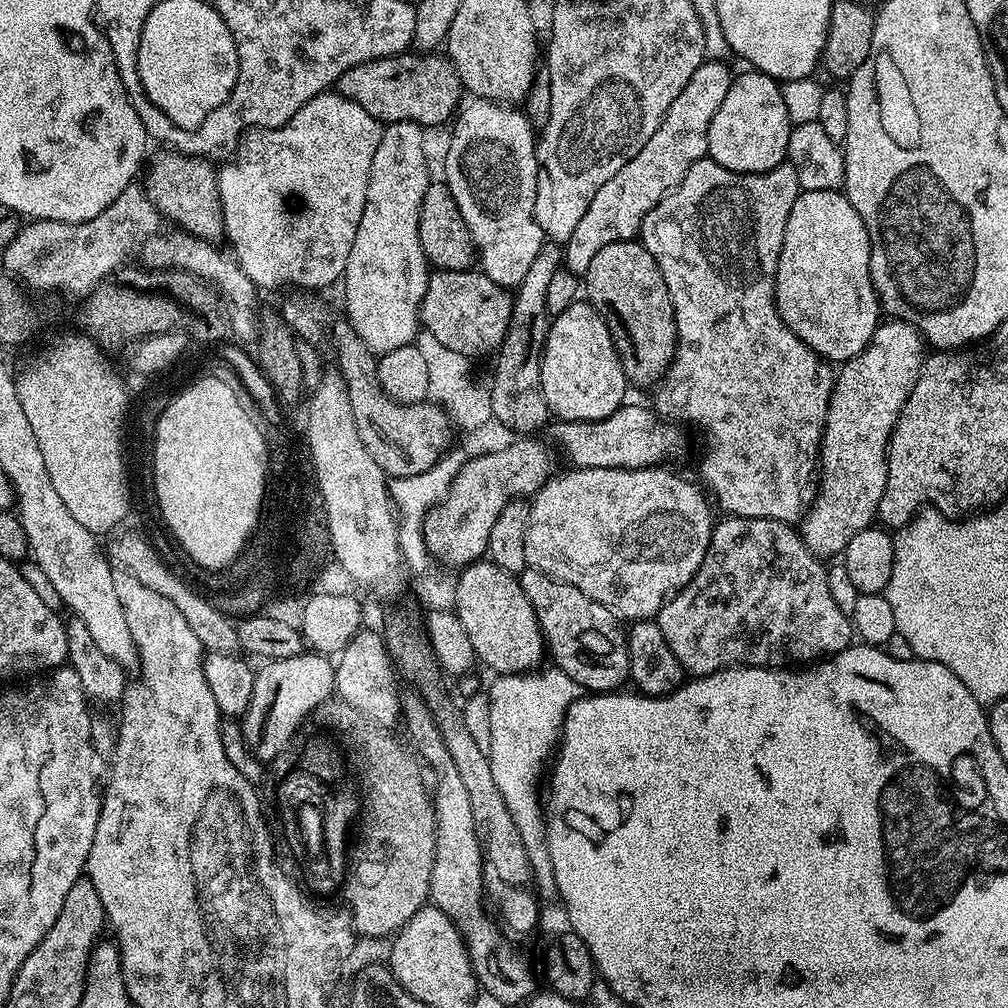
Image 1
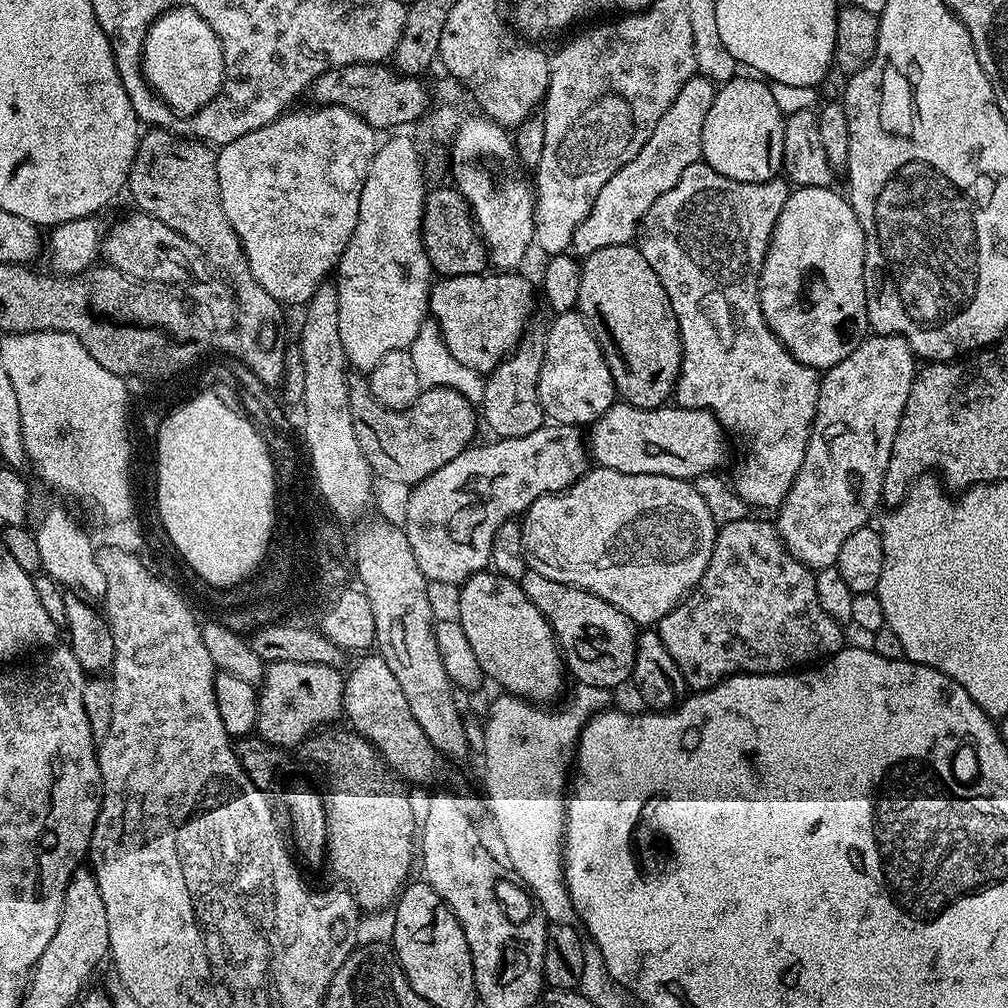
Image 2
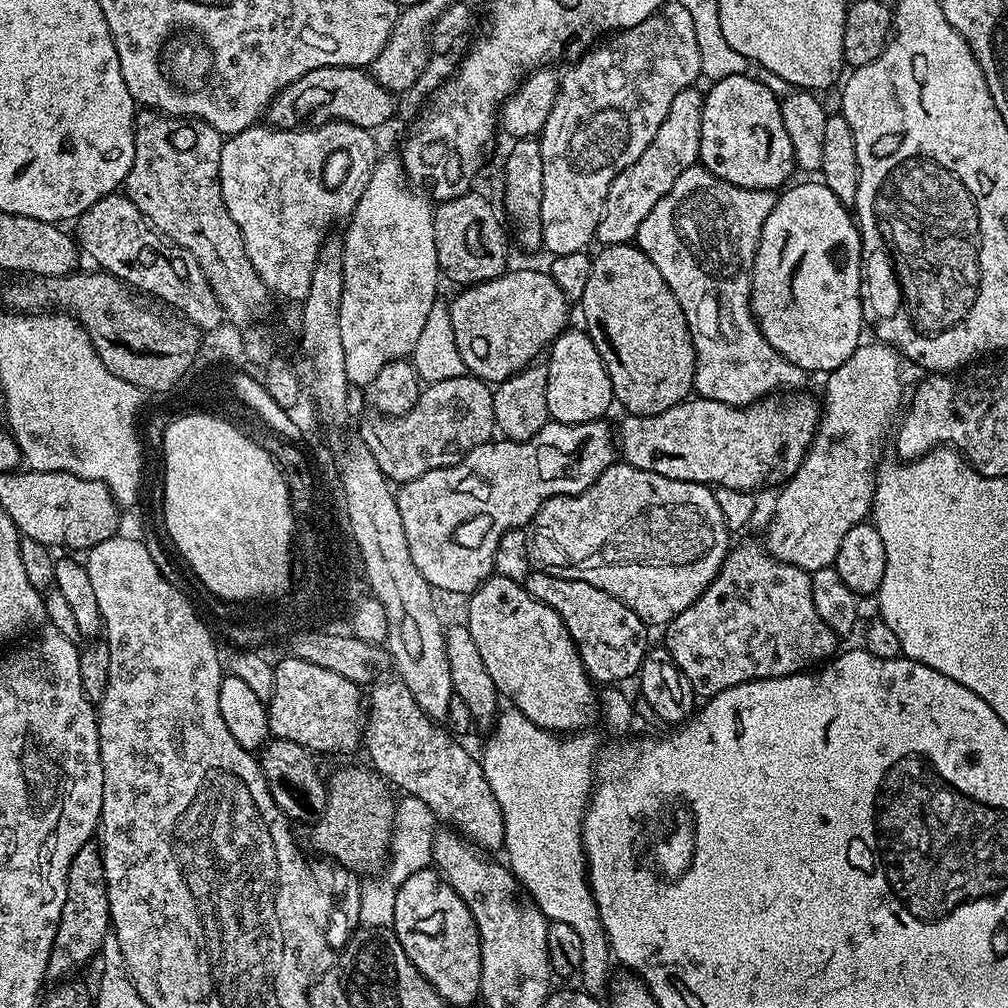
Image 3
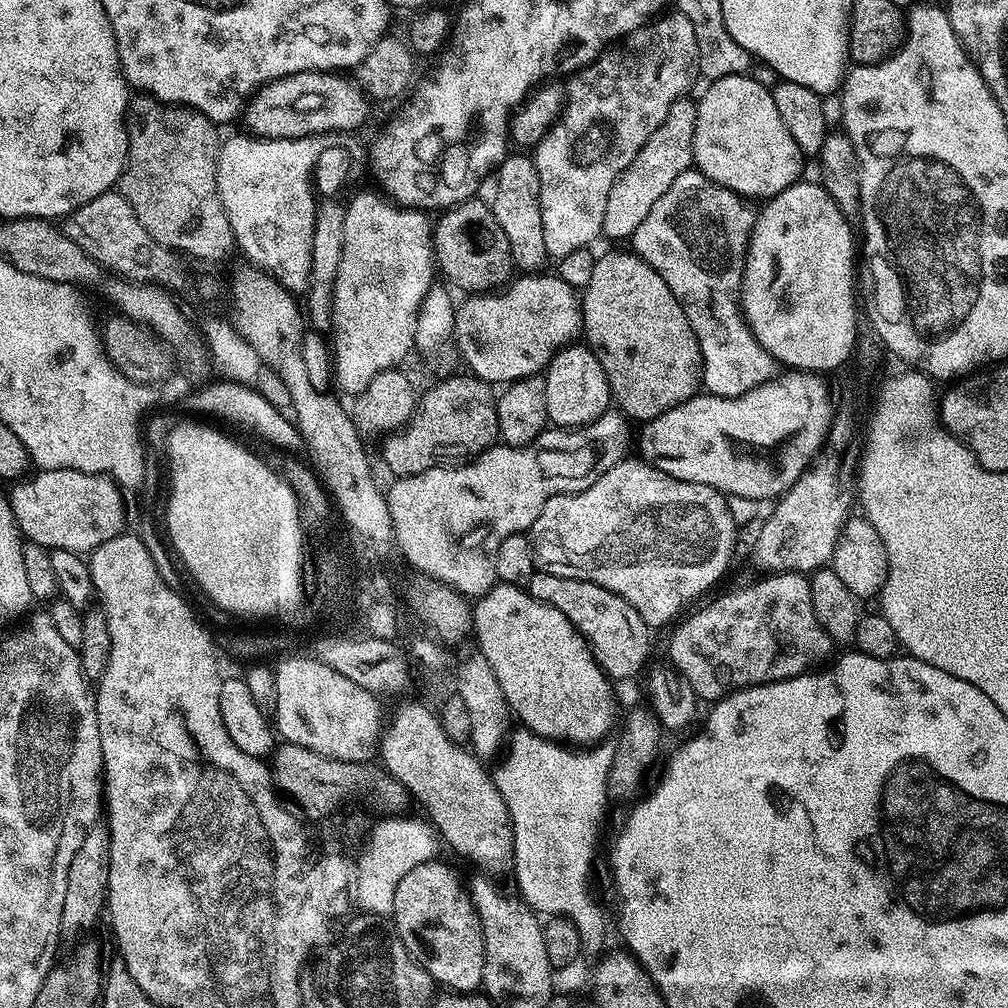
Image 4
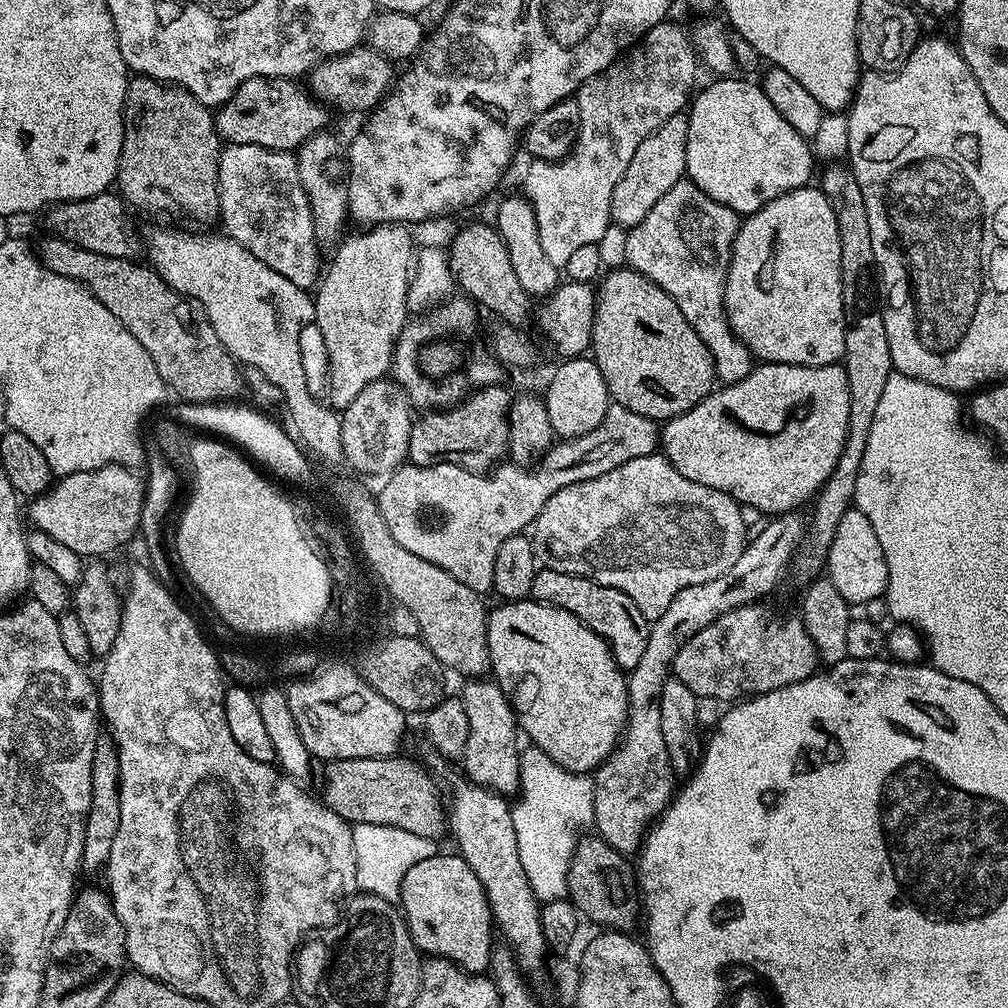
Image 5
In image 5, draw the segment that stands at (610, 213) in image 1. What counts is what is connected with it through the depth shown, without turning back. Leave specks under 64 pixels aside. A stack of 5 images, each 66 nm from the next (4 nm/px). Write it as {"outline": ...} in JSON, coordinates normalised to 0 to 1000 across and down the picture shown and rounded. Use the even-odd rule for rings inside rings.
{"outline":[[[676,113],[661,117],[653,129],[646,131],[629,149],[629,157],[625,157],[625,165],[621,165],[621,173],[613,177],[613,185],[609,185],[609,192],[605,200],[607,209],[607,222],[613,224],[616,222],[619,228],[628,226],[641,212],[645,212],[649,200],[665,188],[681,175],[681,137],[683,136],[683,116]]]}

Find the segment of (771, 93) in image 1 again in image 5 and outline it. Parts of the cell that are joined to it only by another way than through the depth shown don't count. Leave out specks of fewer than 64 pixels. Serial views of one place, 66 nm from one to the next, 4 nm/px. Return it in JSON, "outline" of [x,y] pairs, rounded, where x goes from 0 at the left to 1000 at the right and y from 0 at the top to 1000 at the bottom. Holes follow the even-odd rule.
{"outline":[[[728,77],[707,78],[706,80],[708,81],[703,87],[698,87],[695,91],[693,88],[693,90],[689,92],[688,98],[682,108],[683,136],[681,137],[681,175],[682,178],[686,179],[688,183],[691,183],[704,196],[716,199],[717,202],[724,204],[732,212],[745,212],[751,210],[756,204],[763,202],[768,196],[772,196],[781,190],[786,190],[789,187],[799,186],[799,184],[805,180],[802,178],[806,175],[808,151],[804,146],[803,140],[799,138],[799,136],[794,135],[792,129],[788,129],[788,125],[784,125],[784,121],[780,121],[780,117],[776,117],[776,113],[772,113],[772,109],[768,109],[768,105],[764,102],[764,97],[760,97],[757,86],[755,86],[753,82],[741,83],[738,79],[726,78]]]}

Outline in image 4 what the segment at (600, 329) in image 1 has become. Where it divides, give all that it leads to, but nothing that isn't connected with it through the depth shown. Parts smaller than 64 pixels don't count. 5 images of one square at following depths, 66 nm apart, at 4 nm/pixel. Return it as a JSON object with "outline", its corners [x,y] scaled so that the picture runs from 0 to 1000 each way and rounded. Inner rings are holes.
{"outline":[[[571,339],[556,346],[538,374],[541,377],[544,415],[553,425],[569,426],[589,419],[598,409],[604,408],[608,400],[607,388],[603,385],[603,376],[595,357],[578,340]]]}

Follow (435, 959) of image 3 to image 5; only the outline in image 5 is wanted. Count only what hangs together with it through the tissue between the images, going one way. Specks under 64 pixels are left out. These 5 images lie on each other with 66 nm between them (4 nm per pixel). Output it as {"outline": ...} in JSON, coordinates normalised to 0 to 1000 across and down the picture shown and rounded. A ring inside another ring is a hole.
{"outline":[[[434,847],[414,855],[399,871],[396,900],[409,934],[418,945],[449,952],[453,961],[480,966],[485,963],[490,940],[490,914],[478,875],[454,847]]]}

